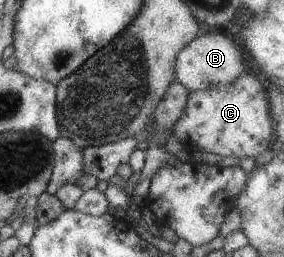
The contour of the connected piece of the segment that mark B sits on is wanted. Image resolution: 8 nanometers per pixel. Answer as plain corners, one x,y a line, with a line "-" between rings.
199,33
189,44
179,50
173,62
175,80
187,90
203,90
219,84
231,84
239,74
243,74
243,49
238,50
233,38
224,34

